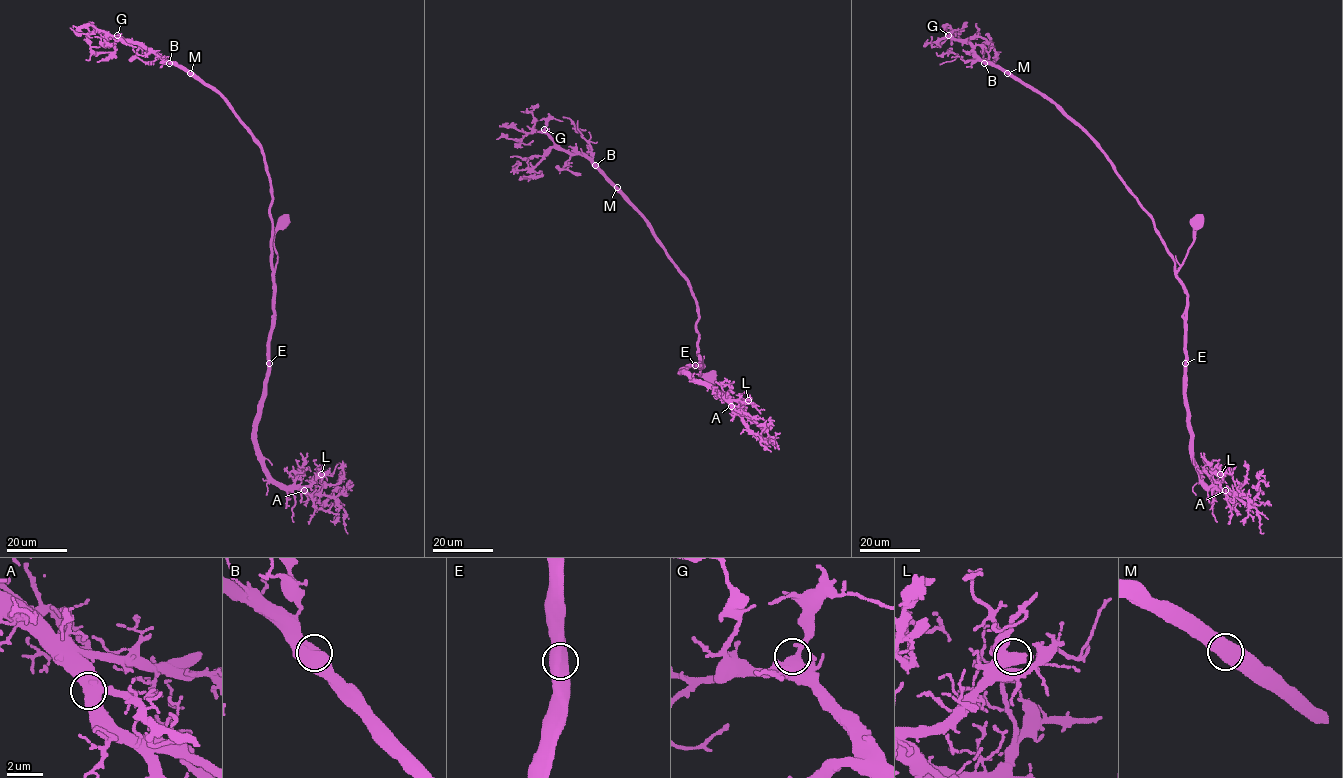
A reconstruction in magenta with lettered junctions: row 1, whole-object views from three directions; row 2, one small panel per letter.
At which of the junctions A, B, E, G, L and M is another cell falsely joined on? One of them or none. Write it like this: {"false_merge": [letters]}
{"false_merge": []}

